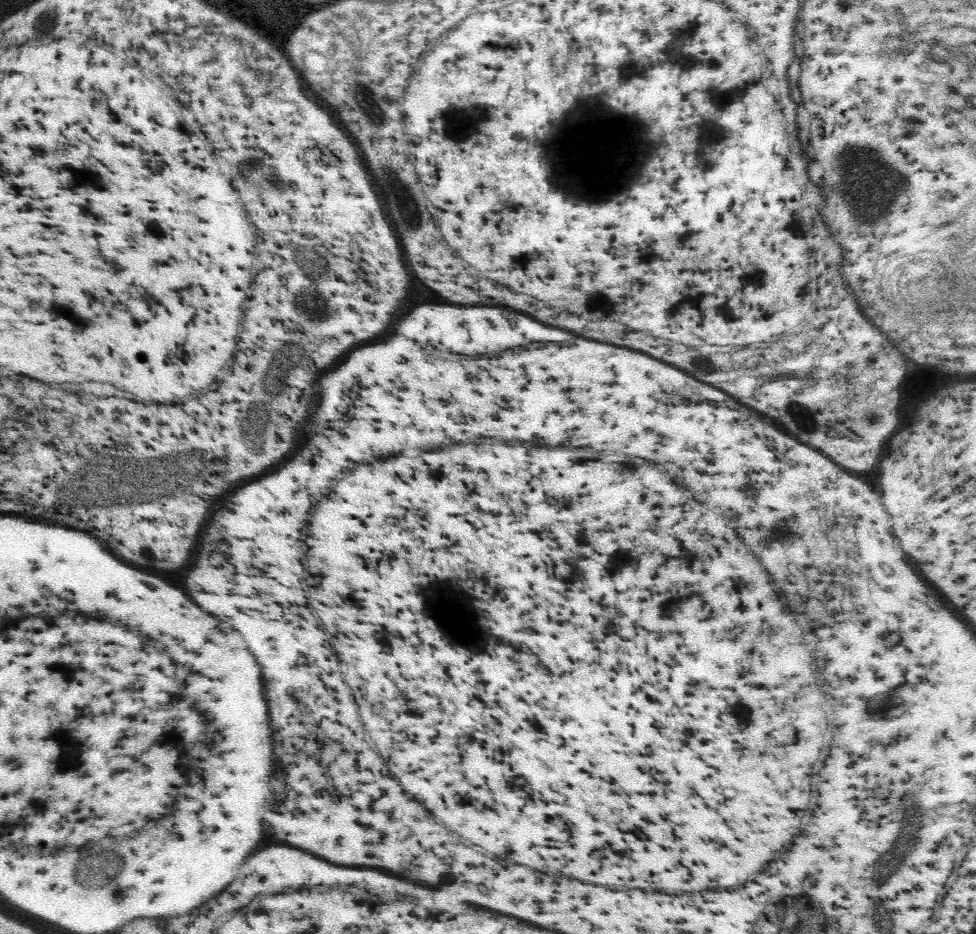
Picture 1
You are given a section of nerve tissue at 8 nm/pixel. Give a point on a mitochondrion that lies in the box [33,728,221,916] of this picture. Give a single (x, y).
(124, 880)

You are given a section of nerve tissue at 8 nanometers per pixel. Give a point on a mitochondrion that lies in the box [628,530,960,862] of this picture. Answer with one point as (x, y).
(905, 791)

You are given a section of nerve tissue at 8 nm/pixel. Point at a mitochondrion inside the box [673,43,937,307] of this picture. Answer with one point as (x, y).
(862, 191)

